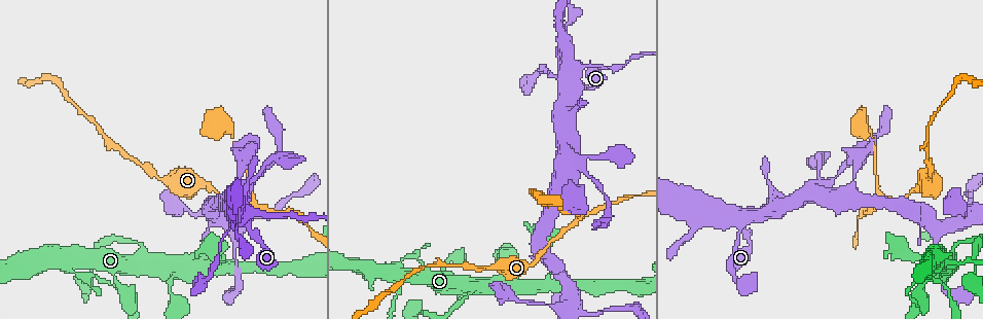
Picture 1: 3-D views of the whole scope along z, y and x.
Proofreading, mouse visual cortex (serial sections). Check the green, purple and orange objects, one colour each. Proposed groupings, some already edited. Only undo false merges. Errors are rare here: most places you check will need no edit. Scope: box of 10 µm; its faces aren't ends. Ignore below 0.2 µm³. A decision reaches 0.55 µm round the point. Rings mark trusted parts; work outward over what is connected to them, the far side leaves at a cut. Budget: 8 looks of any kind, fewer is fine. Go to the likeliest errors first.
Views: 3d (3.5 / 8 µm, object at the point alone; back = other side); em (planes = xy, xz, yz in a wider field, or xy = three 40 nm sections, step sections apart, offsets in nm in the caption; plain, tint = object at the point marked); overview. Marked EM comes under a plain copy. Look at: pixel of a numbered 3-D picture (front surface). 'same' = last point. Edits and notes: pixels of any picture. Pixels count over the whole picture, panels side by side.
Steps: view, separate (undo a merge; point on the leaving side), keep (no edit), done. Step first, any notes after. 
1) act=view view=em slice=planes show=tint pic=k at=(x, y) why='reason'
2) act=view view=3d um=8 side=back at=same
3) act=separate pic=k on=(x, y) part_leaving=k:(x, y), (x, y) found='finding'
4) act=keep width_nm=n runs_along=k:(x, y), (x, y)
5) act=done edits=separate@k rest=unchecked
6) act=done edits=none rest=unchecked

act=view view=3d um=3.5 pic=1 at=(401, 274) why='abrupt turn'

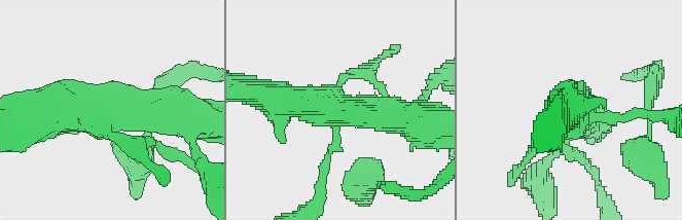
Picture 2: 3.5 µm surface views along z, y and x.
act=view view=em slice=xy step=1 show=tint pic=2 at=(338, 104) arms=4 arm_widths_nm=150,150,500,500

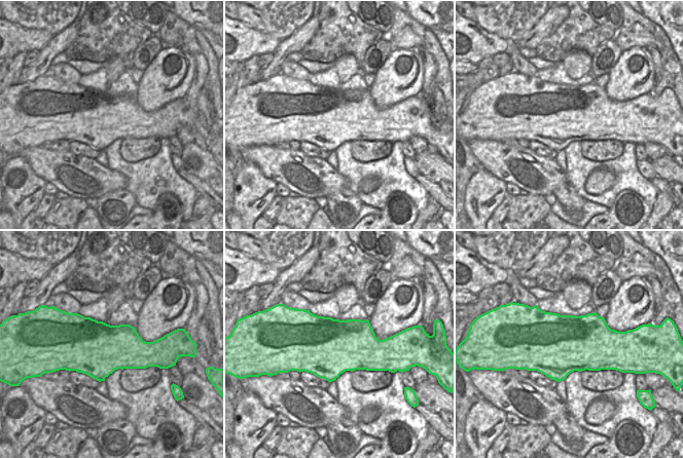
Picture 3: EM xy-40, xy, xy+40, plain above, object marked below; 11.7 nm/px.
act=keep found='continuous, no second cell'

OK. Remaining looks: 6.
act=view view=em slice=xy step=3 show=tint pic=1 at=(472, 290) why='small branch off a trunk'

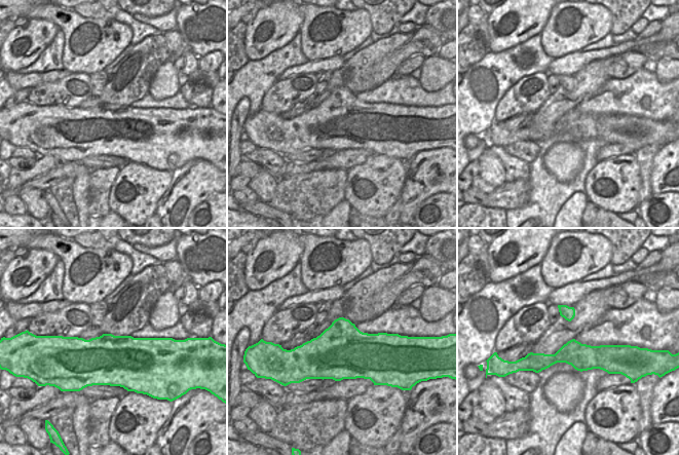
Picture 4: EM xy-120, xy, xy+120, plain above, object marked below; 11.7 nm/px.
act=view view=3d um=3.5 at=same

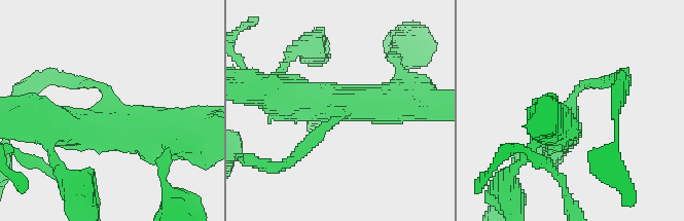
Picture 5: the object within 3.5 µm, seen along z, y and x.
act=keep width_nm=650 runs_along=5:(556, 127), (583, 83), (612, 80) found='one cell here'

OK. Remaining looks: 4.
act=view view=3d um=3.5 pic=1 at=(570, 79) why='thin arm on a thick one'

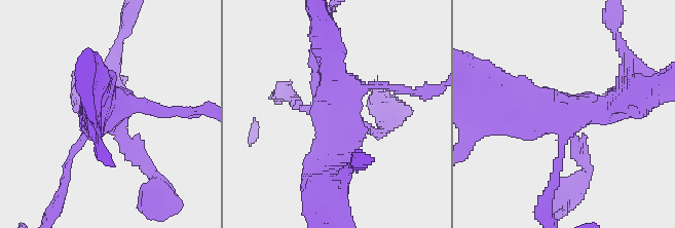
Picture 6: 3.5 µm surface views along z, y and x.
act=view view=em slice=xy step=1 show=tint pic=6 at=(341, 115) why='now the EM'

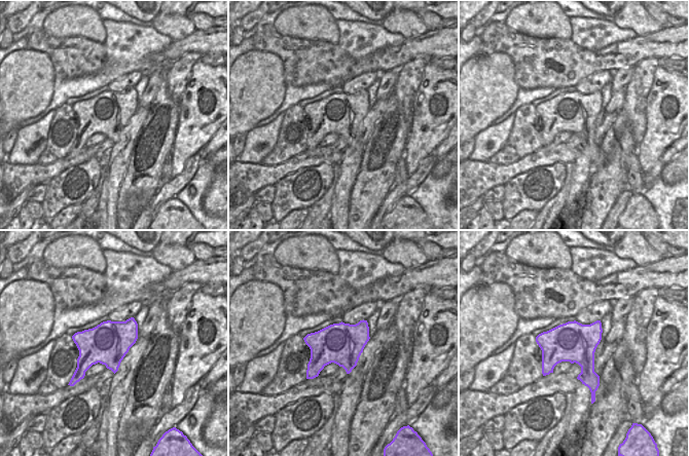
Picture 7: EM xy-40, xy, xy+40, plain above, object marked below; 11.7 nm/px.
act=keep runs_along=6:(148, 166), (98, 97) found='continuous, no second cell'

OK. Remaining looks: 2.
act=view view=3d um=3.5 pic=1 at=(578, 219) why='arms part here'

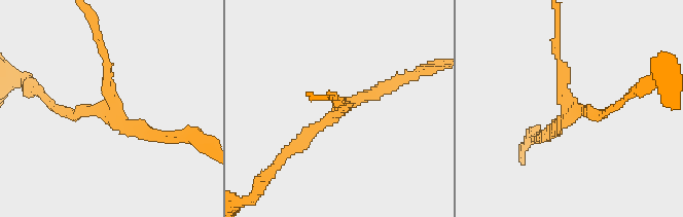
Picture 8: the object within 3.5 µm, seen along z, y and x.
act=view view=em slice=xy step=1 show=tint pic=8 at=(103, 106) why='shape alone is not enough'

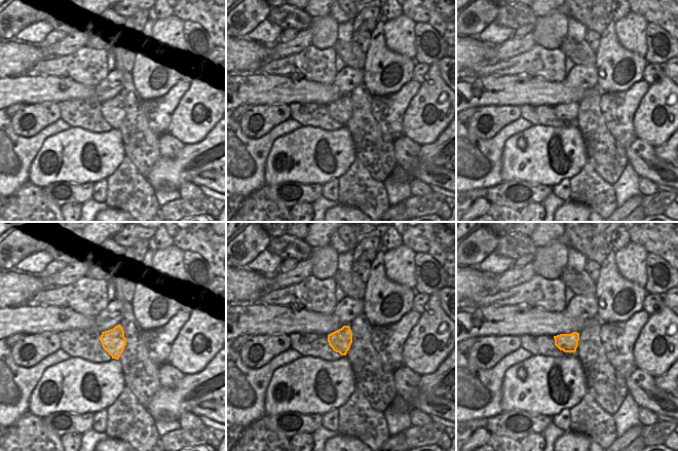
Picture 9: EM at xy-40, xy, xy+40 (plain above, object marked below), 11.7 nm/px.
act=keep runs_along=8:(55, 107), (111, 101), (102, 47) found='all the same cell'

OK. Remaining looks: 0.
act=done edits=none rest=unchecked

